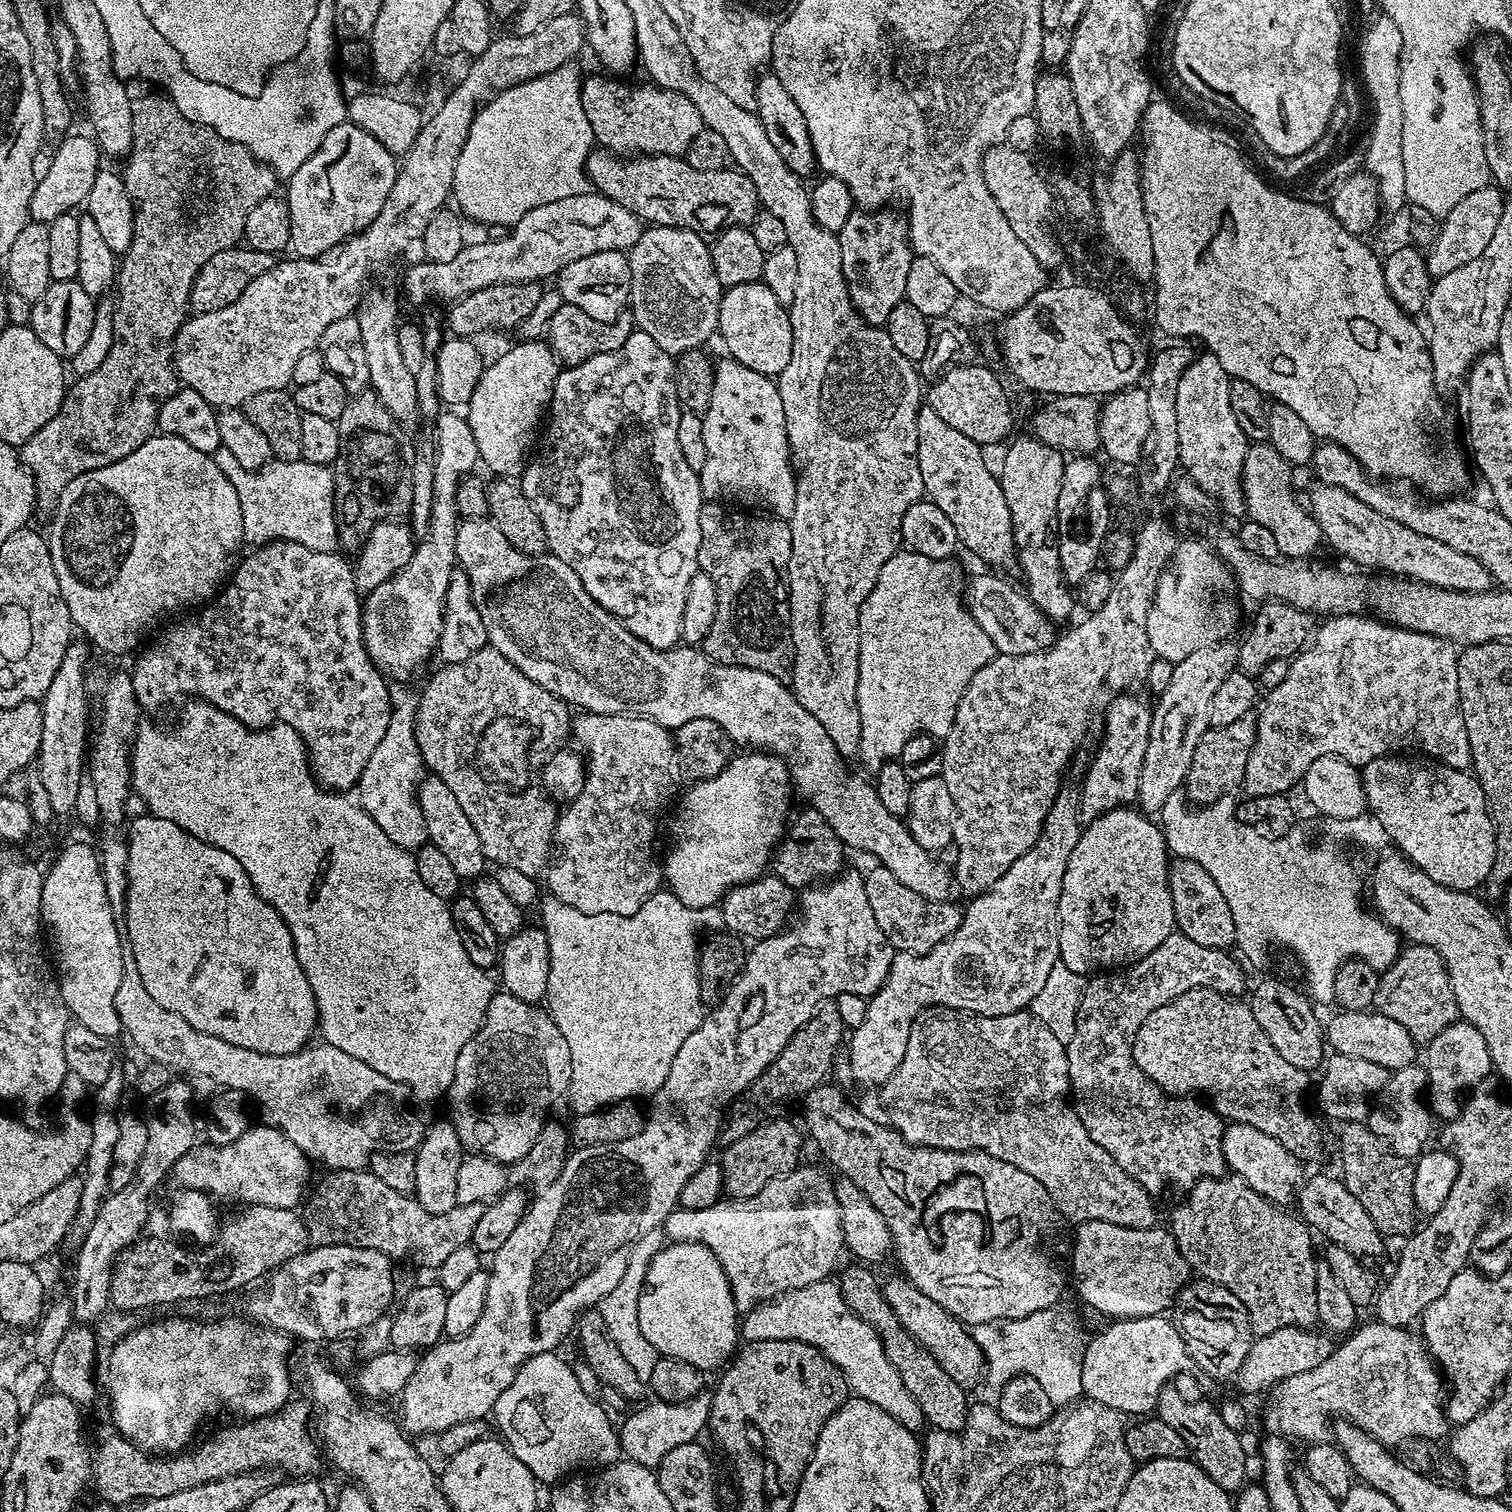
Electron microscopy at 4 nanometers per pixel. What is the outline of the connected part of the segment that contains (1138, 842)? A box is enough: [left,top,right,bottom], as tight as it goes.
[1058,806,1176,977]

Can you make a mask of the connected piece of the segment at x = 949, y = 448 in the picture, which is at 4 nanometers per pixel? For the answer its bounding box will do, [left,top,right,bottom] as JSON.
[918,407,1016,570]

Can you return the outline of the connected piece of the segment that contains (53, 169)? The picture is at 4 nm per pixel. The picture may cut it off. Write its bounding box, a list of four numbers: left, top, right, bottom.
[28,134,102,221]

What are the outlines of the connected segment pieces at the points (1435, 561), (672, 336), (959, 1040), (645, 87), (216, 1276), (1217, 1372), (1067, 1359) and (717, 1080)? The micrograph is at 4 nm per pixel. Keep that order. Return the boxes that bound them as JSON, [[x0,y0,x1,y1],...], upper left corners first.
[[1306,483,1493,592],[627,226,722,354],[882,1008,1157,1228],[580,74,705,158],[111,1204,309,1310],[1174,1278,1254,1382],[971,1306,1086,1406],[398,871,894,1437]]

